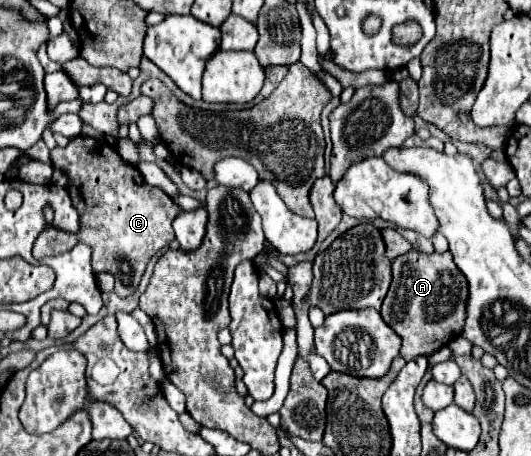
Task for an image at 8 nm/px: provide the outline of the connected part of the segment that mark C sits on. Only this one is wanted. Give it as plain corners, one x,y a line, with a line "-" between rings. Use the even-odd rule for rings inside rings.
78,135
68,147
50,151
54,167
62,169
68,179
68,193
80,213
82,243
92,247
92,269
108,271
116,277
116,295
130,297
144,275
152,255
174,239
172,219
178,215
174,201
158,187
148,187
140,171
132,165
122,165
116,149
104,139

